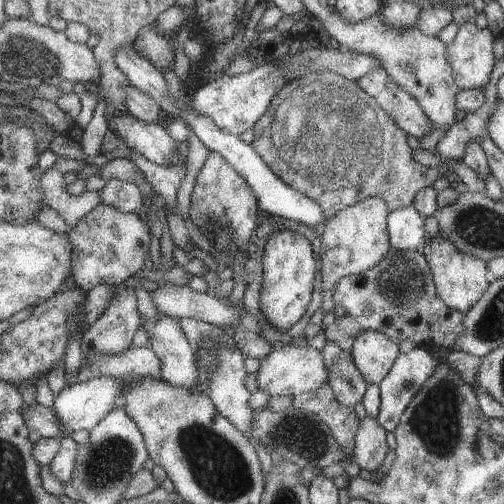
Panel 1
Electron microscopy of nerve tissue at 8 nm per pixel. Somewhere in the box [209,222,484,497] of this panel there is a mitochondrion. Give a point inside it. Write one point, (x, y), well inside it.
(436, 421)

